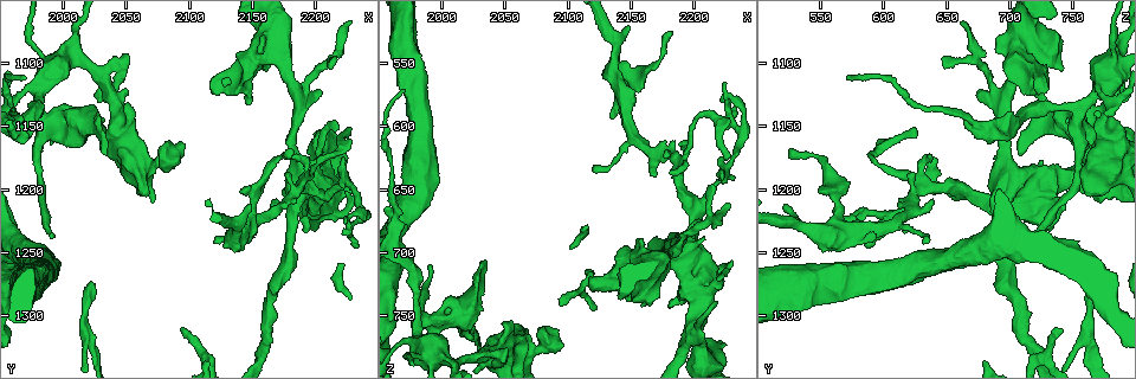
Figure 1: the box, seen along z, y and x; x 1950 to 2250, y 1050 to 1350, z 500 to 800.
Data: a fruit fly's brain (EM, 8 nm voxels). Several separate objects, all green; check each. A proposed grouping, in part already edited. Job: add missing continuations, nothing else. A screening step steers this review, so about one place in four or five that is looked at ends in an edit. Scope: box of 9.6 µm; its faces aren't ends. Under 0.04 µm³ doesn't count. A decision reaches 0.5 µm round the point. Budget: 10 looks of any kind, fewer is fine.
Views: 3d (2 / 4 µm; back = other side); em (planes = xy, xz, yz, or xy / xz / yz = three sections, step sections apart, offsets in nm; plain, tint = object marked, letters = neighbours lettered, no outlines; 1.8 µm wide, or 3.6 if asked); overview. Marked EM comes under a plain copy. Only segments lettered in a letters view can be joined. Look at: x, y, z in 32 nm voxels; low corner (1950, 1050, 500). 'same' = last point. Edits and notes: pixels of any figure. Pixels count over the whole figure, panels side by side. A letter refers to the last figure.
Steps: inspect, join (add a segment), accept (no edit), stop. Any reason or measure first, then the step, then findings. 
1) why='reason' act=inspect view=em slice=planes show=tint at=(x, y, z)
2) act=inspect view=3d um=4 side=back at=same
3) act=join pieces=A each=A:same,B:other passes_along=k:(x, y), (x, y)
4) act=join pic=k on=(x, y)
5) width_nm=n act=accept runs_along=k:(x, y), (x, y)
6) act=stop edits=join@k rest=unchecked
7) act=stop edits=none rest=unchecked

why='free end' act=inspect view=em um=3.6 slice=xy step=4 show=letters at=(2218, 1146, 738)

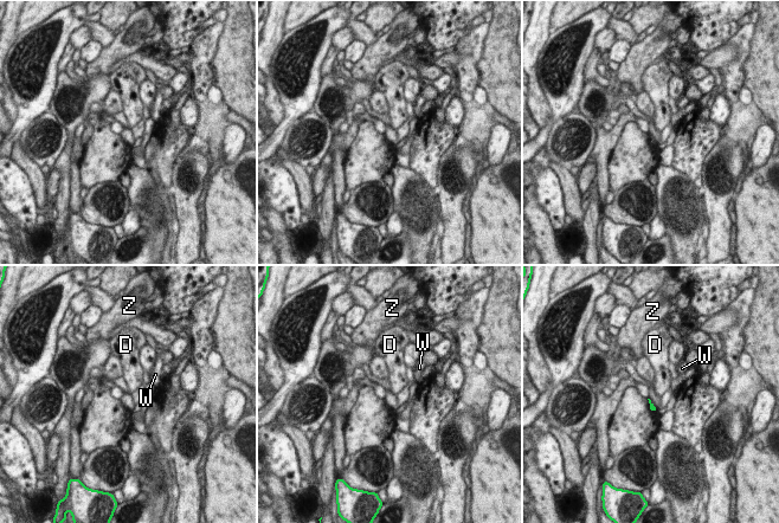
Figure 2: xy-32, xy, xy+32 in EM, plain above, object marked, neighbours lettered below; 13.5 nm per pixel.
act=inspect view=em um=3.6 slice=planes show=letters at=same

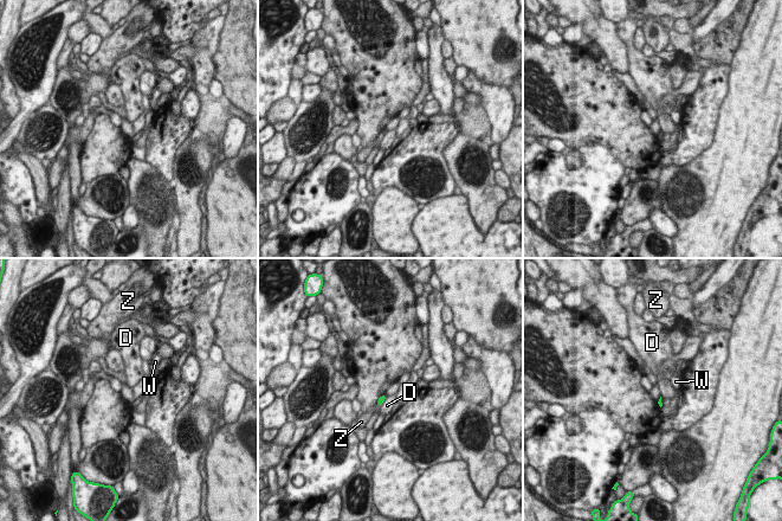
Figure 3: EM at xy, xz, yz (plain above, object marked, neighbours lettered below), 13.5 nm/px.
longest_contact=D:180nm act=accept each=D:other,W:other,Z:other border=3:(387, 397), (380, 406) found='no lettered segment goes on from it'

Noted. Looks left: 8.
why='narrows sharply' act=inspect view=em um=3.6 slice=planes show=letters at=(2006, 1100, 786)

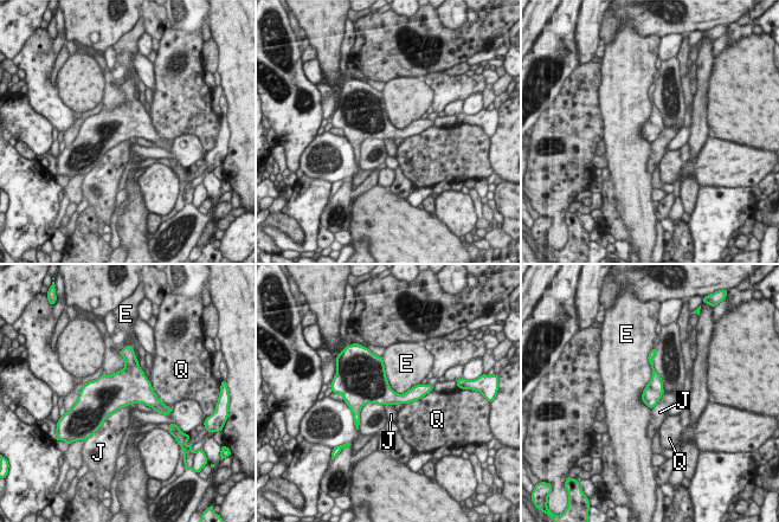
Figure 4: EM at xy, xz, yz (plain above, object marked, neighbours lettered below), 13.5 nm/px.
longest_contact=E:650nm act=accept each=E:other,J:other,Q:other border=4:(128, 405), (114, 411), (97, 429) found='no lettered segment goes on from it'

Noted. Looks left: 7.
why='stops while still wide' act=inspect view=em um=3.6 slice=planes show=tint at=(2094, 1164, 776)

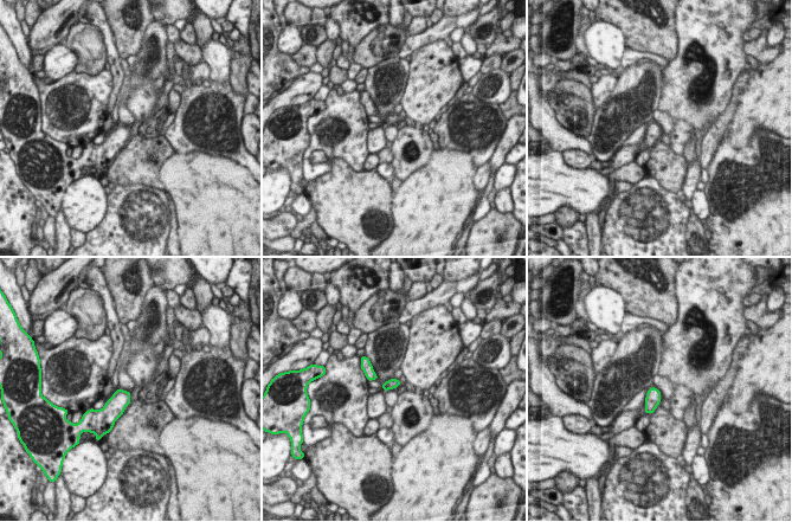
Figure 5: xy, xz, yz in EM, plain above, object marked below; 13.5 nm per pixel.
act=inspect view=em um=3.6 slice=planes show=letters at=same

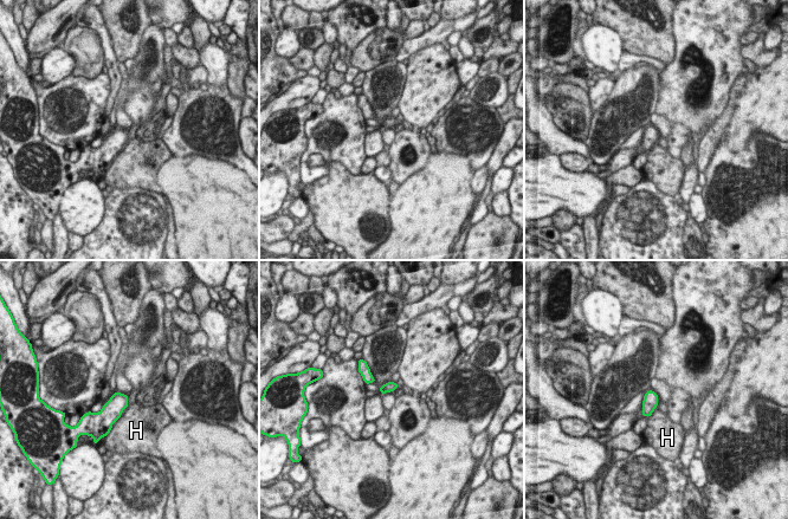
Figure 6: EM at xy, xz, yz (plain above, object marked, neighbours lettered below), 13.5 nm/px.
act=accept each=H:other found='no lettered segment goes on from it'

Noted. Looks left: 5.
why='branch stops here' act=inspect view=3d um=2 at=(2186, 1208, 610)

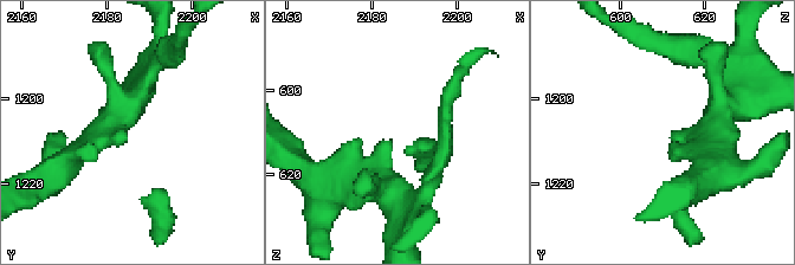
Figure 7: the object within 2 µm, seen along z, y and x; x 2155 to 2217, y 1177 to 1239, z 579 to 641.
why='now the EM' act=inspect view=em um=3.6 slice=xy step=4 show=letters at=(2184, 1209, 612)

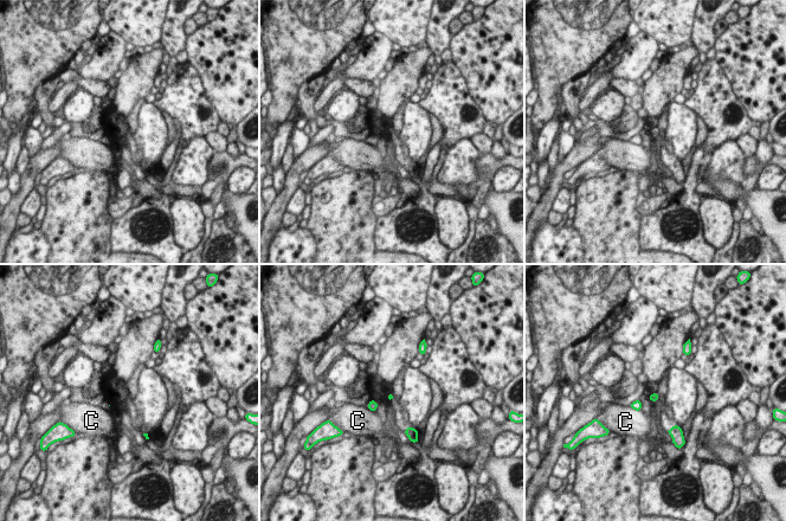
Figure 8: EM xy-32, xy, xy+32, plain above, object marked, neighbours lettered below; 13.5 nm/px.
act=accept each=C:other found='none of them fits'

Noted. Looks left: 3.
act=stop edits=none rest=unchecked

